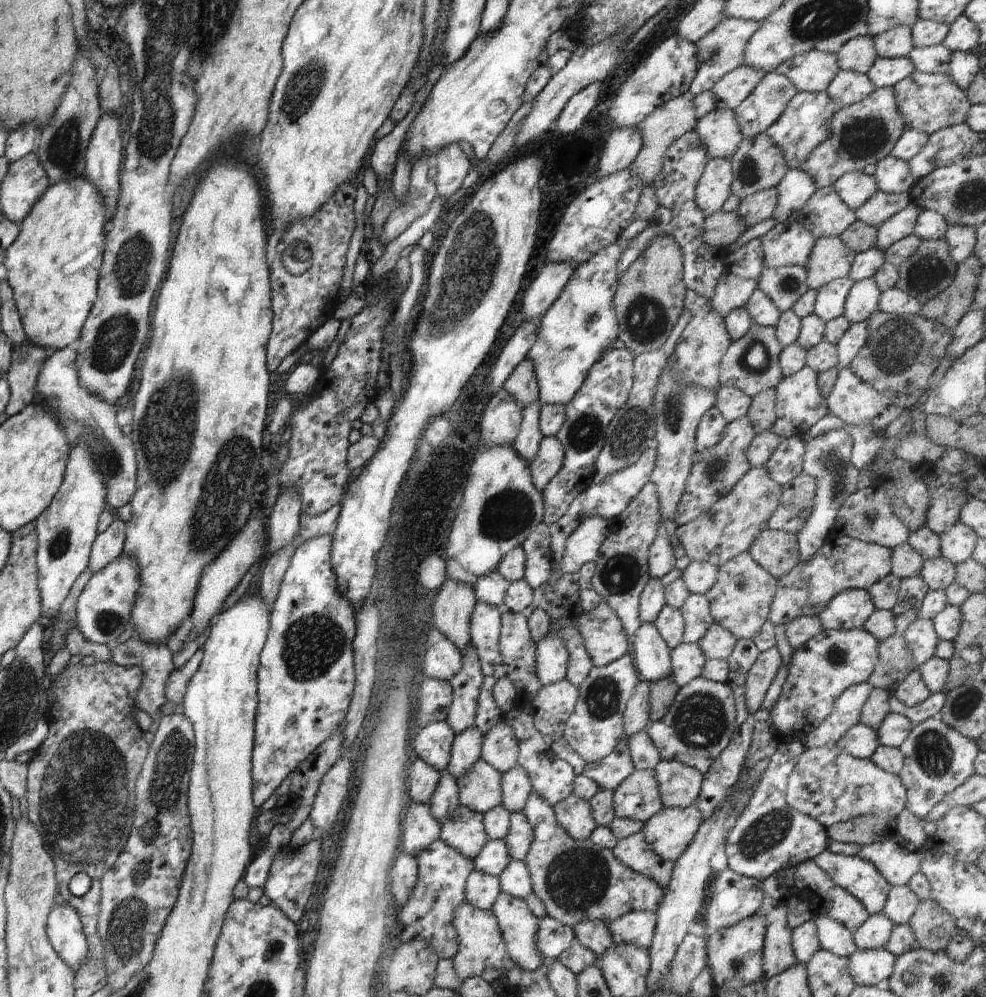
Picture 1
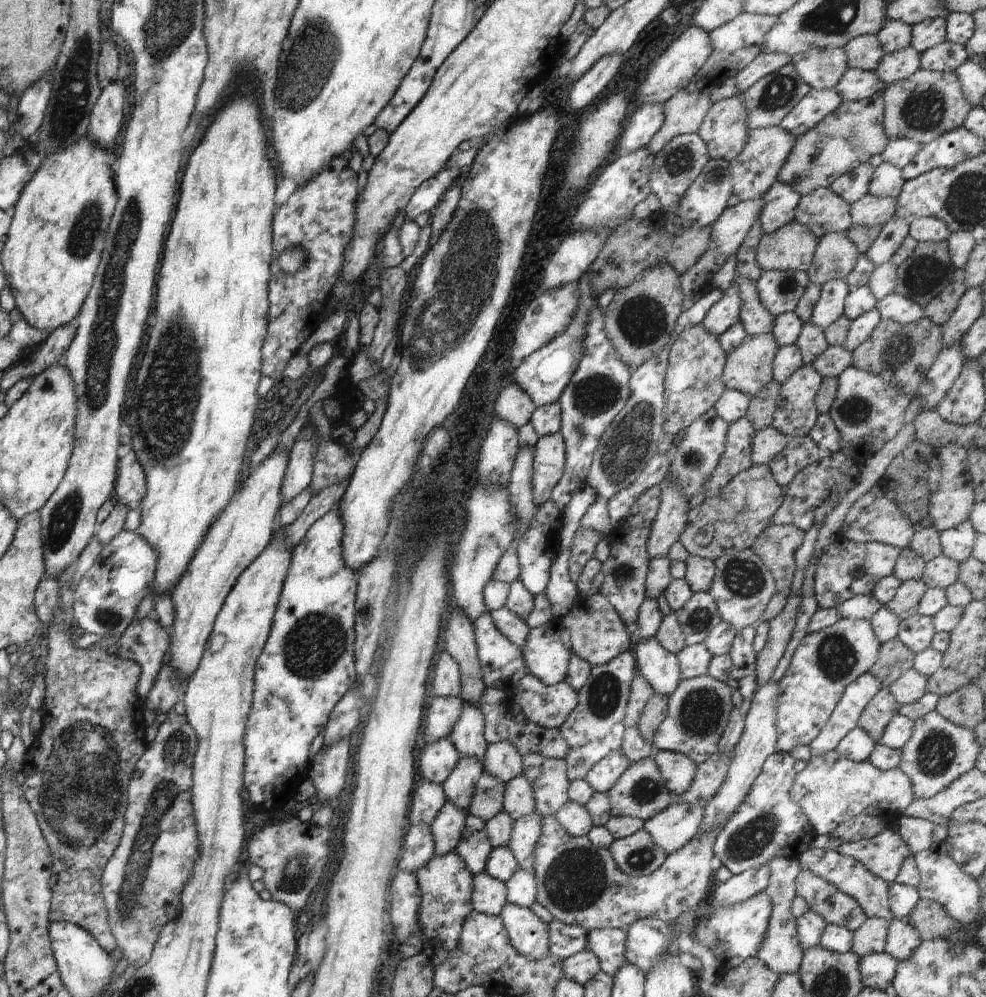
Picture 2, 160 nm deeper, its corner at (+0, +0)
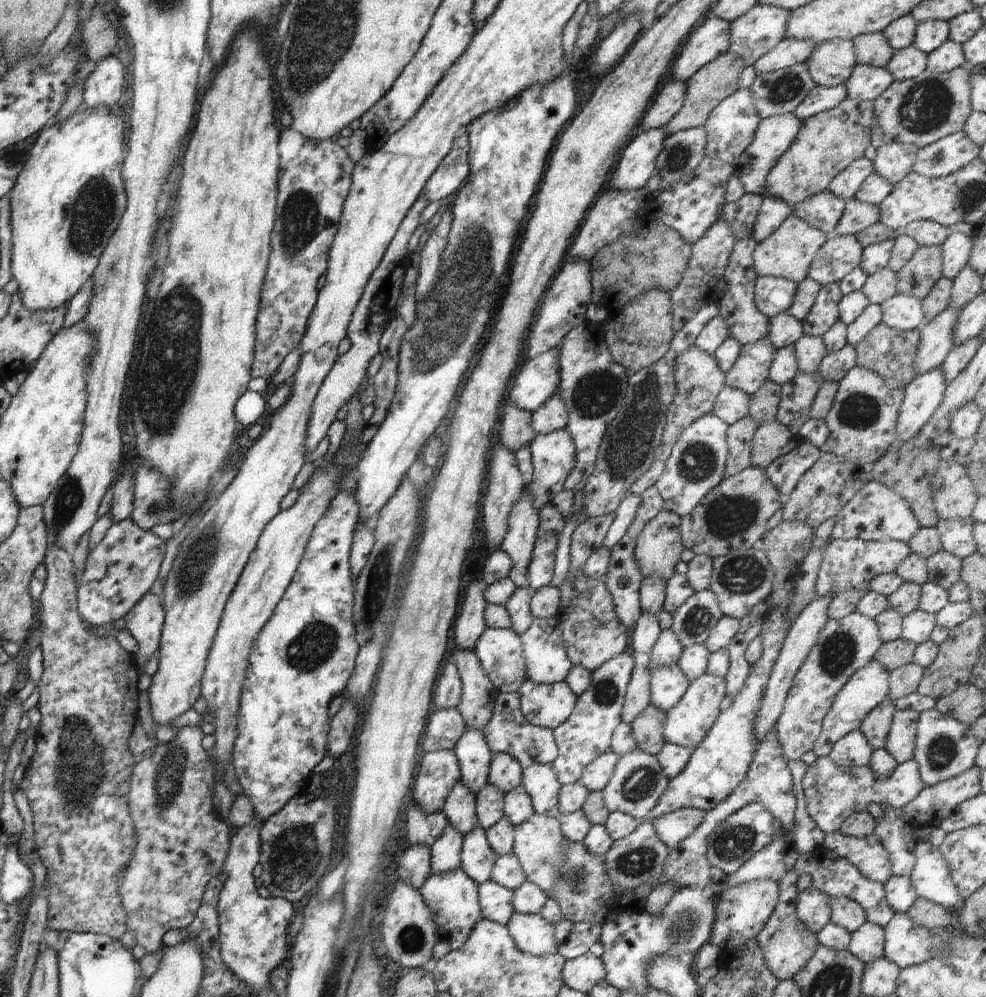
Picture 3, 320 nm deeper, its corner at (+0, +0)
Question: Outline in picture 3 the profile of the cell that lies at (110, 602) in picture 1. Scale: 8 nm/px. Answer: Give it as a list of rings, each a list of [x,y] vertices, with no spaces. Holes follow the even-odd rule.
[[[131,519],[115,523],[96,548],[89,552],[80,578],[76,606],[84,624],[90,627],[112,625],[128,615],[158,579],[166,548],[166,541],[139,528]]]

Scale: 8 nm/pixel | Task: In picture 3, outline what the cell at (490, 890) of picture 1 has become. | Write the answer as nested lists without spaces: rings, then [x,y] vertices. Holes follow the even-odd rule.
[[[489,879],[478,886],[478,900],[484,919],[507,926],[514,915],[514,891]]]

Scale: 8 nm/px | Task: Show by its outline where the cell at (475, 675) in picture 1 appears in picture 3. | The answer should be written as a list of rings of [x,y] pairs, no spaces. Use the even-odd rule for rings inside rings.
[[[466,727],[458,742],[454,744],[453,752],[459,763],[460,780],[464,782],[464,786],[468,786],[469,790],[478,795],[489,782],[490,762],[493,756],[488,749],[483,731]]]

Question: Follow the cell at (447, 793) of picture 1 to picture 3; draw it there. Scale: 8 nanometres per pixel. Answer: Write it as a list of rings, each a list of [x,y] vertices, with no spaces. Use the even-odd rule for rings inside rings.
[[[448,822],[444,828],[444,834],[438,836],[432,842],[431,848],[431,874],[450,872],[461,868],[461,849],[463,846],[464,834],[454,828],[454,824]]]

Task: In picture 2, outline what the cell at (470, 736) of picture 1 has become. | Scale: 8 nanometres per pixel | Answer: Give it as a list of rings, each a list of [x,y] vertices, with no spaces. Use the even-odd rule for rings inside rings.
[[[476,756],[459,758],[458,764],[442,785],[446,800],[456,804],[460,810],[468,811],[474,786],[484,771],[483,762],[480,762]]]

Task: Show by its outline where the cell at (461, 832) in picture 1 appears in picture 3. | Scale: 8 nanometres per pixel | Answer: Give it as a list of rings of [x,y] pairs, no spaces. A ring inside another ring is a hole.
[[[476,824],[472,832],[464,835],[461,849],[461,868],[478,885],[490,879],[497,855],[492,851],[484,828]]]

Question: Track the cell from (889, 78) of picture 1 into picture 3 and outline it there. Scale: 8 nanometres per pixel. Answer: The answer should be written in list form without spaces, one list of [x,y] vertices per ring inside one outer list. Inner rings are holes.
[[[911,45],[895,51],[885,68],[894,76],[894,80],[900,81],[918,77],[927,70],[927,64],[927,55]]]

